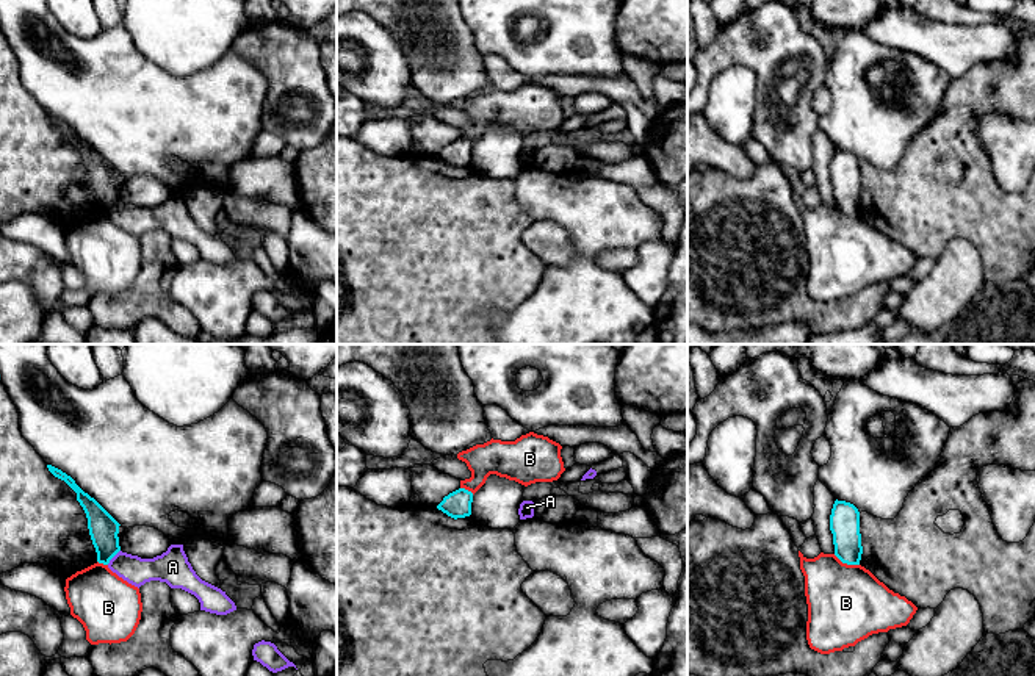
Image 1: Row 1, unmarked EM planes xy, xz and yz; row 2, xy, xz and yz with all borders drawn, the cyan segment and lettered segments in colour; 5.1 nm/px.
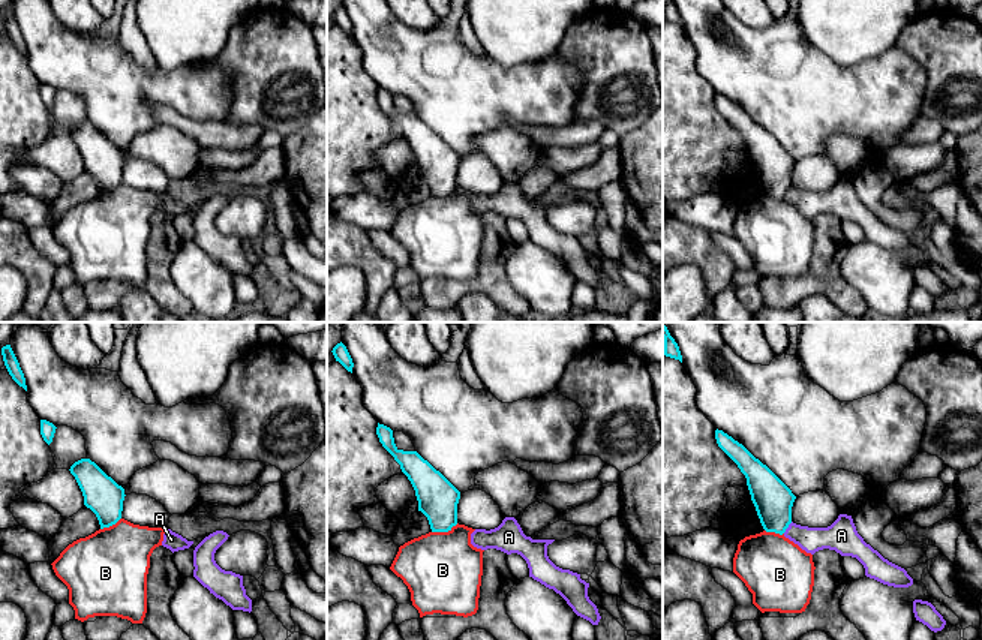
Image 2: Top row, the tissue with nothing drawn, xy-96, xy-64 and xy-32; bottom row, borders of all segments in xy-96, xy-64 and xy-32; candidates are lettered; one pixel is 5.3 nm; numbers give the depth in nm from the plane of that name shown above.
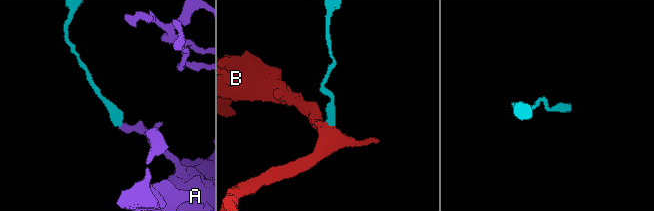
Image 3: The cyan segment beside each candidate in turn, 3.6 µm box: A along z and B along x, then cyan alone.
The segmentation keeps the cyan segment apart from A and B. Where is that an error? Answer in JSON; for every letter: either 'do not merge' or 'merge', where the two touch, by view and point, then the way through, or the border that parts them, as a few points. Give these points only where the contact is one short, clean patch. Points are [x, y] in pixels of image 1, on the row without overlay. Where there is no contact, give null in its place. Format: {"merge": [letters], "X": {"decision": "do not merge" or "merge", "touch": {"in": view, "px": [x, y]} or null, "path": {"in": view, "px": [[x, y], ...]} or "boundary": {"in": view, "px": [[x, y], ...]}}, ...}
{"merge": [], "A": {"decision": "do not merge", "touch": {"in": "xy", "px": [113, 205]}, "boundary": {"in": "xy", "px": [[119, 199], [107, 213]]}}, "B": {"decision": "do not merge", "touch": {"in": "yz", "px": [846, 212]}, "boundary": {"in": "yz", "px": [[833, 204], [843, 212], [858, 215]]}}}

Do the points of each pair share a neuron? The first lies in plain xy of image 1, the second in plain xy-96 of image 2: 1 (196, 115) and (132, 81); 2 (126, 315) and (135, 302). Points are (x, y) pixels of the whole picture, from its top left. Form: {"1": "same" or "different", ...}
{"1": "same", "2": "different"}

